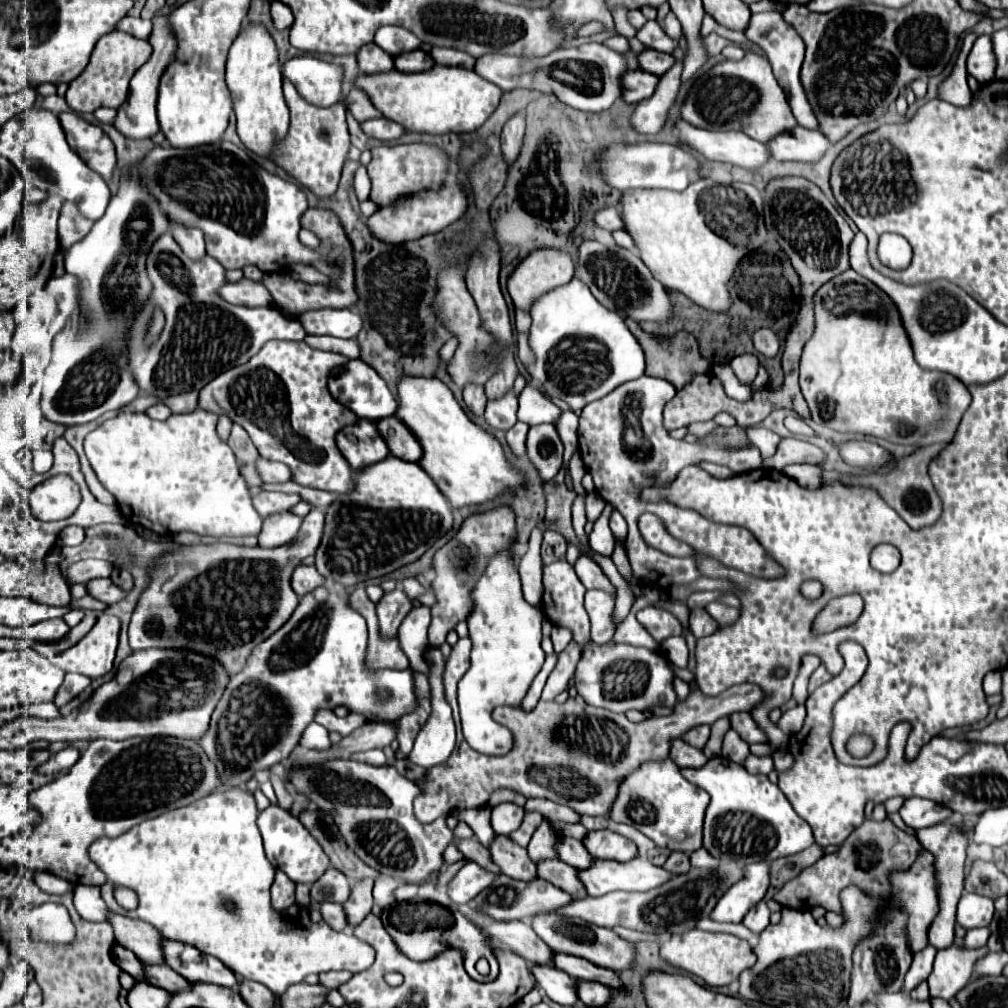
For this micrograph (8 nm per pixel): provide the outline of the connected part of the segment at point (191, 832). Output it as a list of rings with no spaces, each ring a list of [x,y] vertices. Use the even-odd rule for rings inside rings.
[[[225,787],[193,805],[143,821],[115,839],[103,837],[95,841],[89,847],[89,857],[109,879],[107,885],[101,887],[101,897],[113,913],[151,923],[165,939],[193,945],[199,951],[217,957],[239,979],[263,983],[277,997],[281,997],[281,993],[291,985],[301,983],[309,973],[339,969],[359,973],[367,969],[375,959],[375,951],[365,941],[359,941],[355,935],[335,931],[325,921],[313,923],[305,907],[291,907],[281,913],[273,911],[269,887],[275,877],[275,867],[265,857],[257,817],[259,809],[251,793],[245,789]],[[115,885],[131,887],[139,895],[139,907],[135,911],[127,911],[117,905],[113,897]]]

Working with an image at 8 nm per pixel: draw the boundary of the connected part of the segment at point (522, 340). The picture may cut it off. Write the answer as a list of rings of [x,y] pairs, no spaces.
[[[517,333],[517,357],[521,359],[521,363],[525,367],[529,367],[533,363],[533,357],[531,357],[531,349],[529,349],[529,341],[523,333]]]

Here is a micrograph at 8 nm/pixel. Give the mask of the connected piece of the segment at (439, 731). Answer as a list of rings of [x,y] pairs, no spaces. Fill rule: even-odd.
[[[427,647],[423,657],[425,657],[427,665],[431,667],[429,683],[431,683],[431,705],[433,705],[433,711],[431,711],[431,717],[427,719],[427,723],[423,725],[423,729],[419,731],[419,735],[415,739],[415,747],[413,747],[411,755],[409,755],[409,761],[413,761],[415,765],[421,765],[425,769],[431,769],[431,767],[439,765],[441,761],[445,761],[451,755],[451,751],[455,747],[455,723],[453,723],[453,717],[451,717],[451,707],[449,707],[449,703],[445,701],[445,695],[443,695],[443,683],[441,683],[441,675],[443,675],[443,669],[445,669],[443,655],[435,647]]]

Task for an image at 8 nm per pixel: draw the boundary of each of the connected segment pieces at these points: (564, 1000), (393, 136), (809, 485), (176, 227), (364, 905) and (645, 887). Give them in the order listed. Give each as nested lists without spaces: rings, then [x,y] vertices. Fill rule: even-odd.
[[[535,965],[531,967],[531,973],[537,981],[537,987],[547,993],[547,997],[559,1005],[577,1005],[579,997],[575,993],[575,985],[579,985],[579,981],[575,981],[573,977],[569,977],[567,973],[555,969],[555,967],[547,967],[547,965]]]
[[[385,117],[365,121],[361,127],[367,135],[371,135],[375,139],[381,139],[381,141],[397,141],[401,135],[405,135],[403,125],[399,125],[391,119],[385,119]]]
[[[787,465],[783,473],[795,479],[805,489],[821,489],[825,485],[825,481],[821,479],[823,469],[817,465]]]
[[[171,221],[169,231],[175,237],[175,241],[181,245],[181,249],[191,259],[199,259],[199,257],[205,255],[205,241],[203,241],[203,231],[201,229],[179,225],[177,221]]]
[[[371,879],[359,881],[359,883],[353,887],[353,891],[351,891],[349,901],[343,905],[345,915],[347,915],[349,929],[353,929],[355,925],[359,925],[359,923],[371,913],[371,907],[373,907],[371,889],[373,889],[373,881],[371,881]]]
[[[597,859],[589,869],[579,871],[589,895],[599,897],[609,891],[651,891],[671,881],[673,873],[653,865],[647,859],[631,859],[627,863]]]

